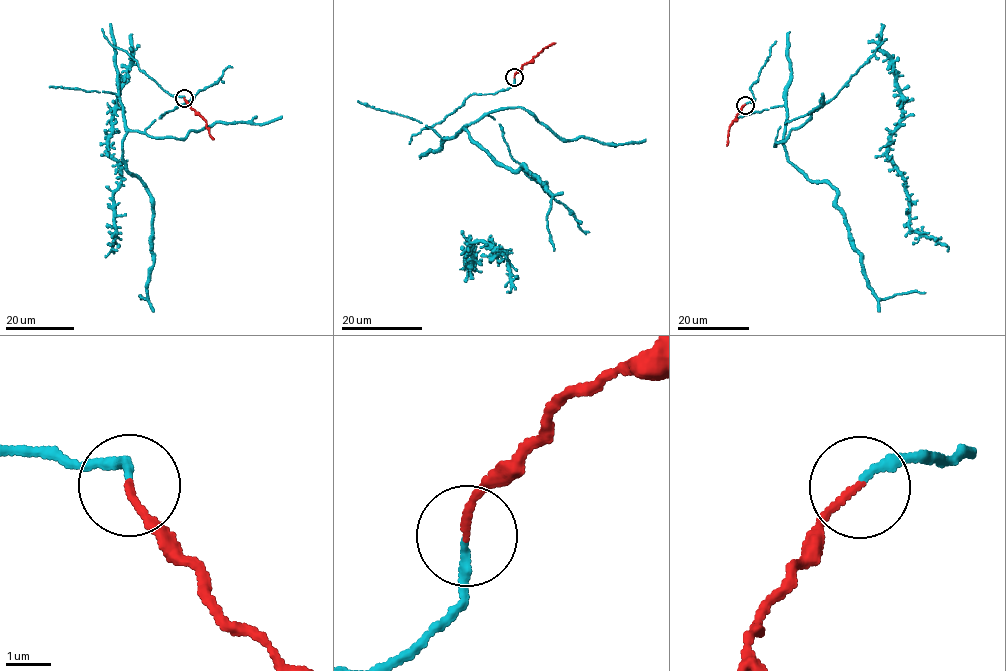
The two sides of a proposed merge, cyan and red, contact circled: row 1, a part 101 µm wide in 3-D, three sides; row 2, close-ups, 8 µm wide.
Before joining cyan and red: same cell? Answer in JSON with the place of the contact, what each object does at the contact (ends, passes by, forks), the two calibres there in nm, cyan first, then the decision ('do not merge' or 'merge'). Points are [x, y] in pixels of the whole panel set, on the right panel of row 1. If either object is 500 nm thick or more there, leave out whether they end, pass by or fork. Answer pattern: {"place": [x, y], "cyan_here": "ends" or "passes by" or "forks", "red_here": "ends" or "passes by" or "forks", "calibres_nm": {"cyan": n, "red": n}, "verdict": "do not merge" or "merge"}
{"place": [745, 105], "cyan_here": "ends", "red_here": "ends", "calibres_nm": {"cyan": 180, "red": 130}, "verdict": "merge"}

